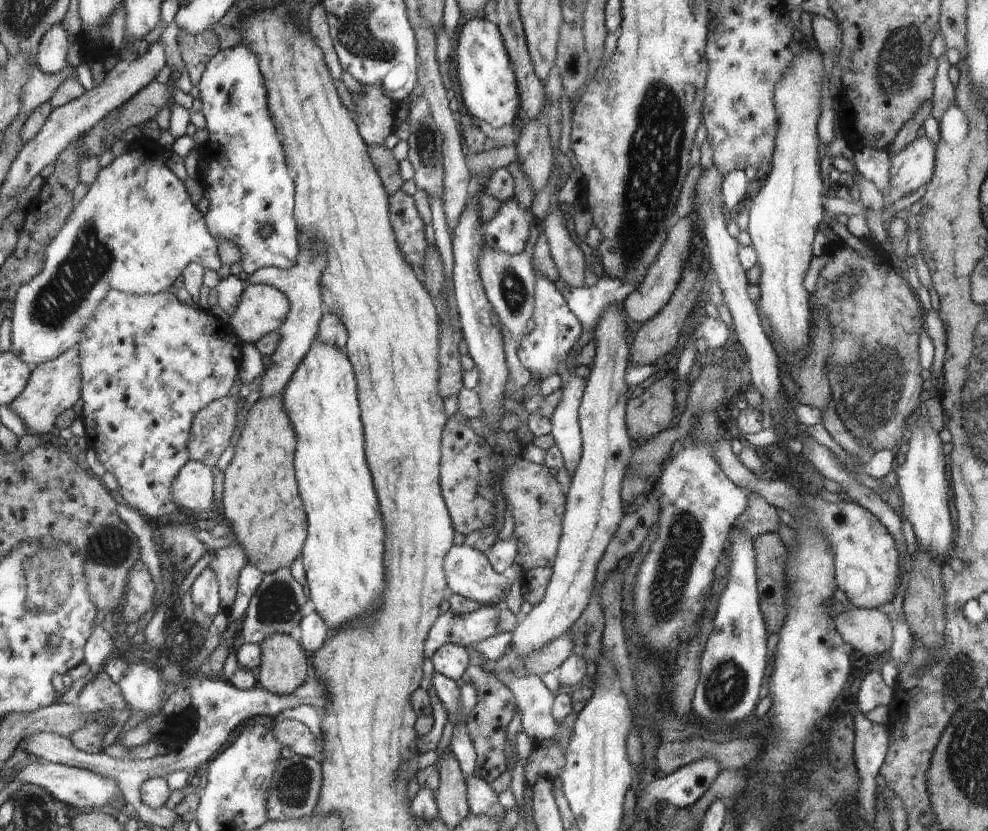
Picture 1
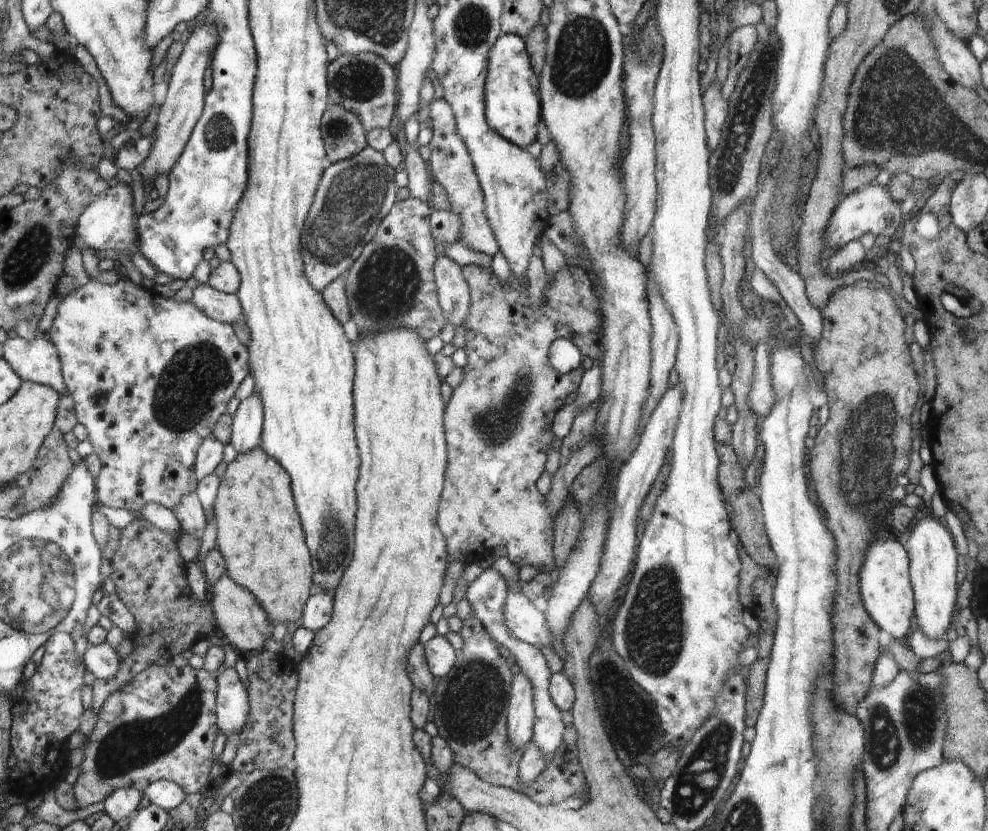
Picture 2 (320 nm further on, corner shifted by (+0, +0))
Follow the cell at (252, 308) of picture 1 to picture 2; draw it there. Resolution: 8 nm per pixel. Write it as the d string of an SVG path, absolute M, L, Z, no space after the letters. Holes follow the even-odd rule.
M199 285L193 292L191 301L196 308L214 321L234 325L244 314L243 305L236 294L218 292L208 285Z

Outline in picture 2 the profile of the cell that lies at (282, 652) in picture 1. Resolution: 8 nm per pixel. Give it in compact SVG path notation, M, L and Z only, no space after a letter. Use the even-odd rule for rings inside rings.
M225 572L210 587L208 601L215 609L217 628L220 628L220 636L226 643L243 653L243 656L252 652L264 652L265 643L272 638L272 622L263 605L246 588L228 577Z

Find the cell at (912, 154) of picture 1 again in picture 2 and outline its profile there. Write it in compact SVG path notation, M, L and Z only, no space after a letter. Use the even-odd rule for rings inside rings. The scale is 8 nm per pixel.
M873 181L864 190L856 190L840 200L824 230L824 244L826 247L834 246L840 249L852 240L859 240L866 233L876 236L892 236L900 232L902 225L900 204L890 198L888 186L879 185Z

